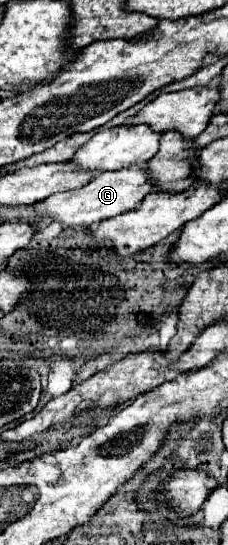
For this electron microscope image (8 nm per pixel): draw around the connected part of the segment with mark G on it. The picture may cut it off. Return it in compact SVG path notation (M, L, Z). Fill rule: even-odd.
M129 166L113 172L97 174L89 184L69 192L57 192L43 202L35 204L35 212L39 218L61 220L67 228L87 228L91 224L99 224L105 218L119 216L123 212L135 210L141 200L151 192L149 176L145 176L145 166Z

